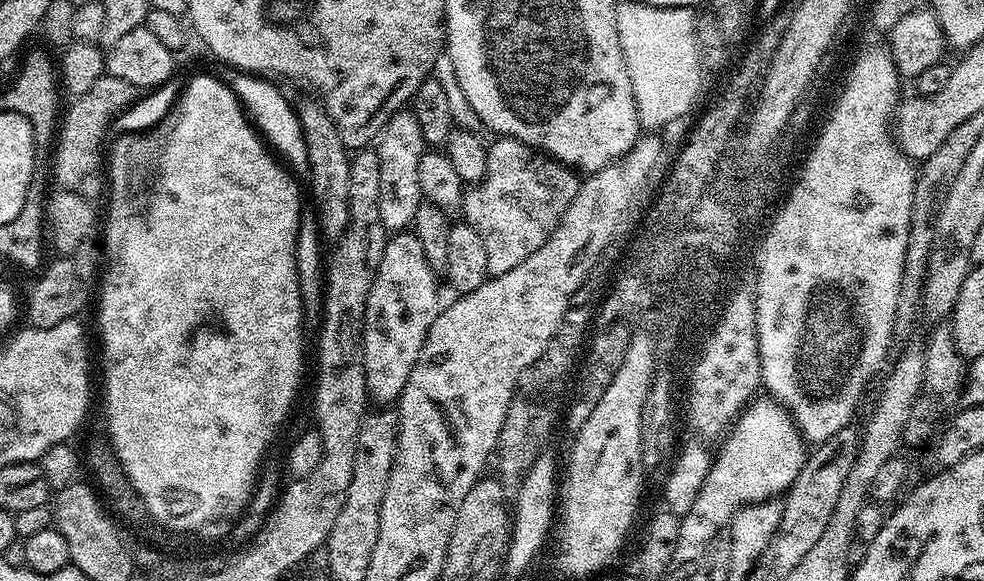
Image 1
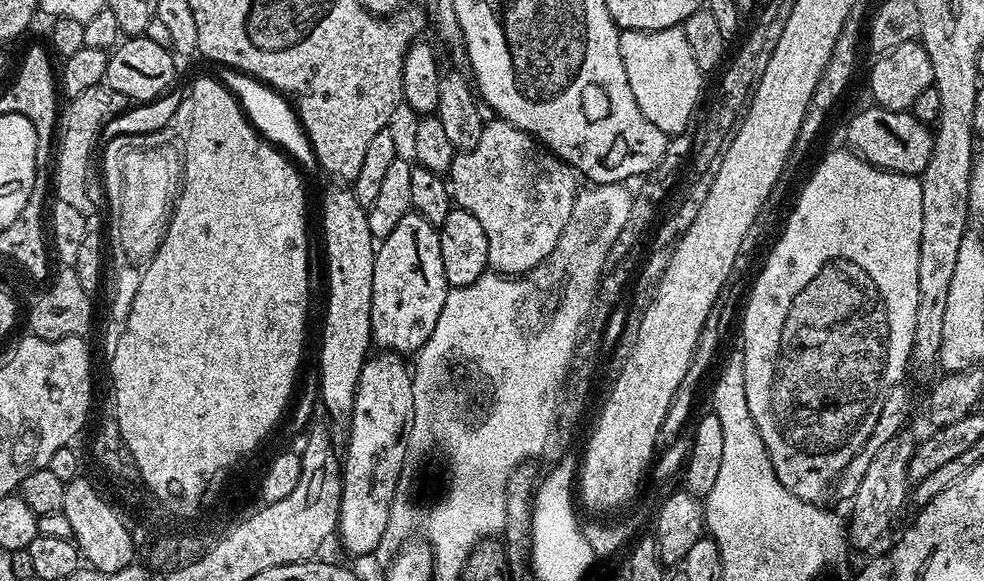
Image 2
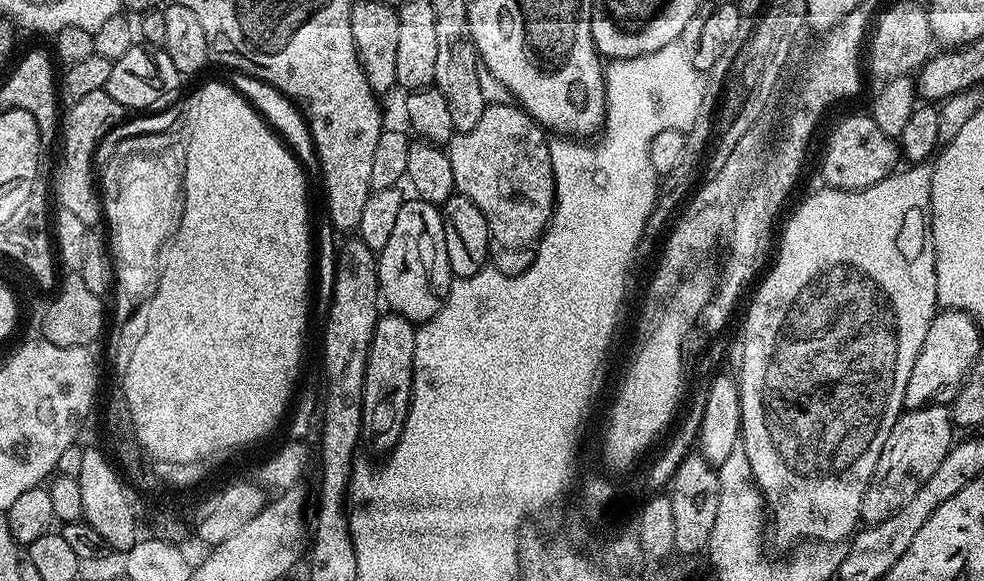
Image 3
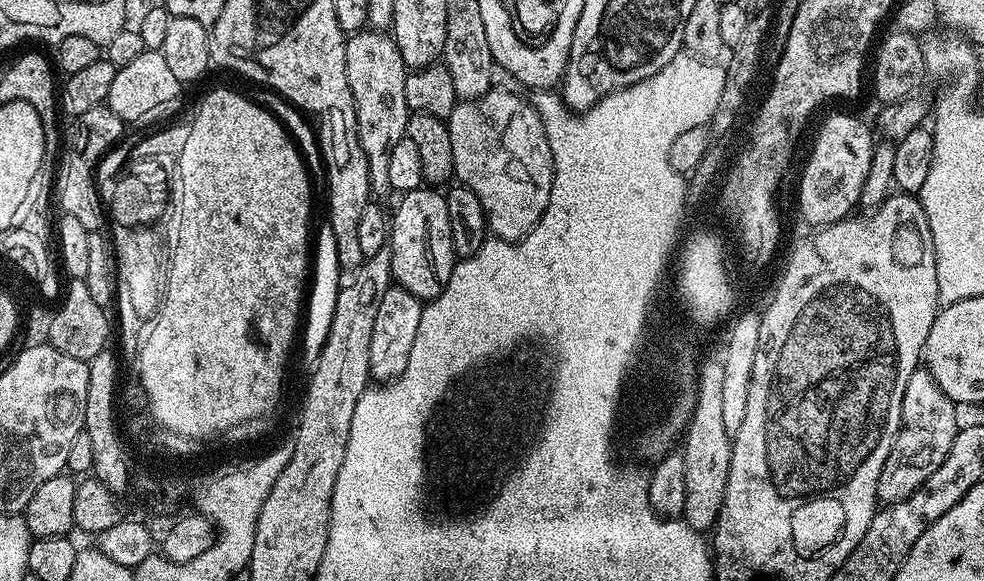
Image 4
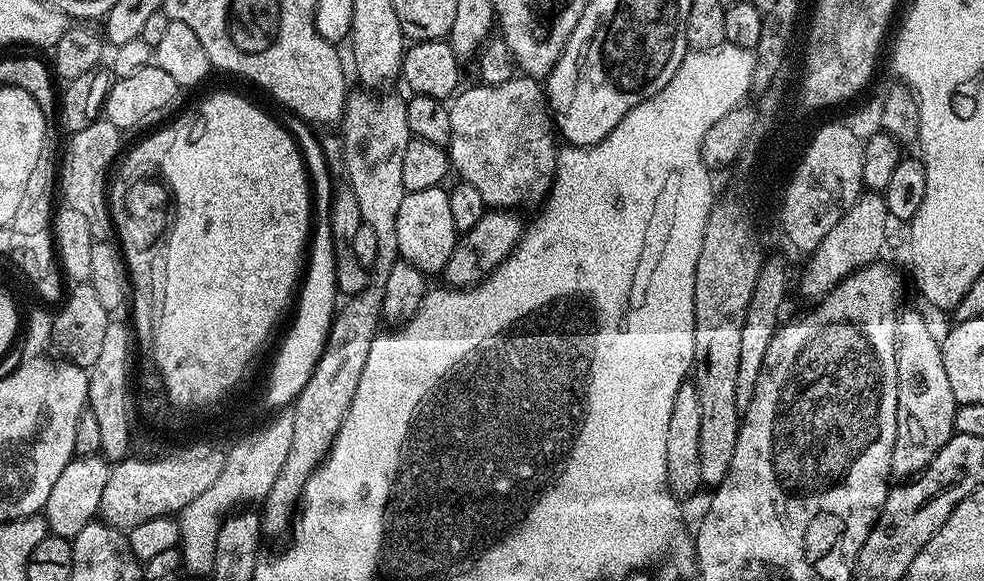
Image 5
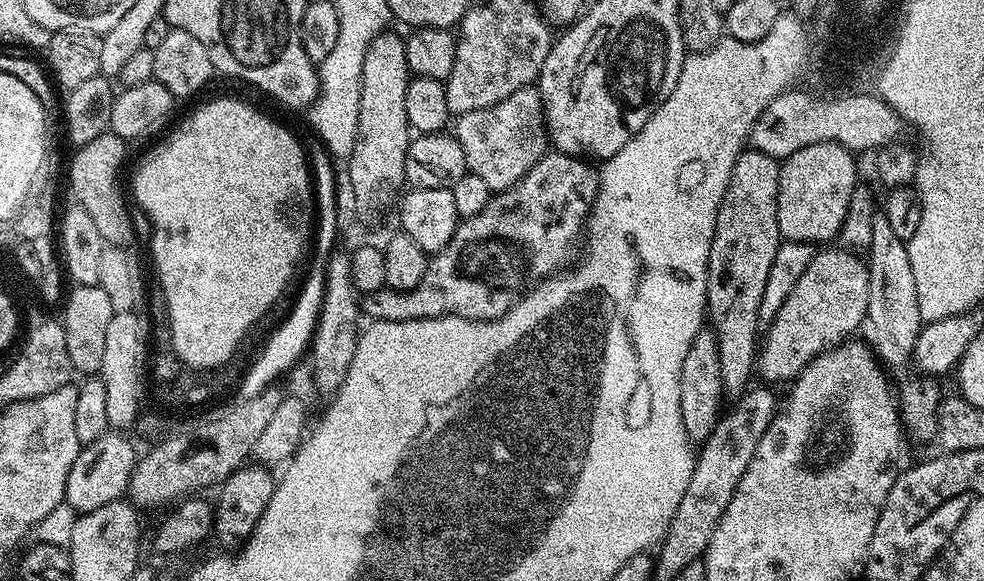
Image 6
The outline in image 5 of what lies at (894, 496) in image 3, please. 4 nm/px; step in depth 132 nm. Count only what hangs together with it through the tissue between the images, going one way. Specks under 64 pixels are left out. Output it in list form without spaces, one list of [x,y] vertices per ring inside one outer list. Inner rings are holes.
[[[920,312],[899,313],[896,322],[896,365],[898,366],[898,418],[894,434],[894,450],[890,454],[892,476],[911,478],[946,446],[956,432],[954,414],[958,407],[946,366],[942,366],[942,350],[938,336],[928,329]]]

